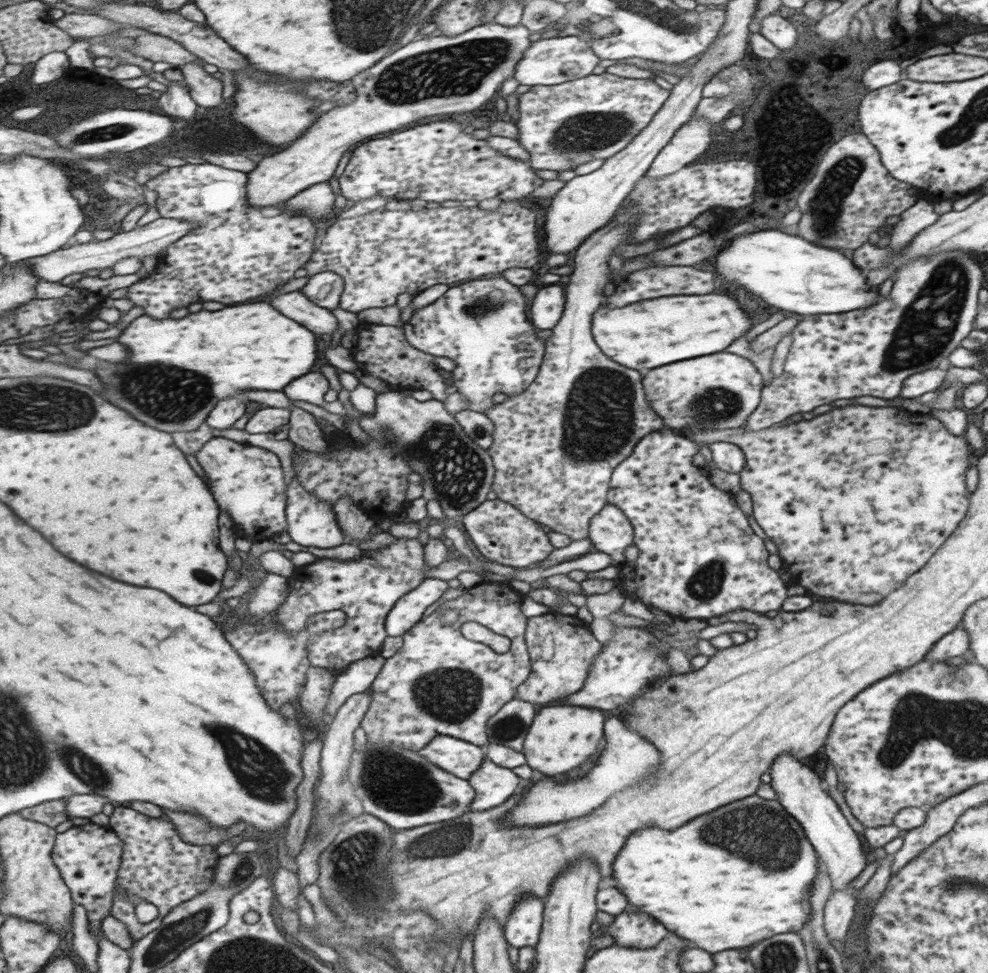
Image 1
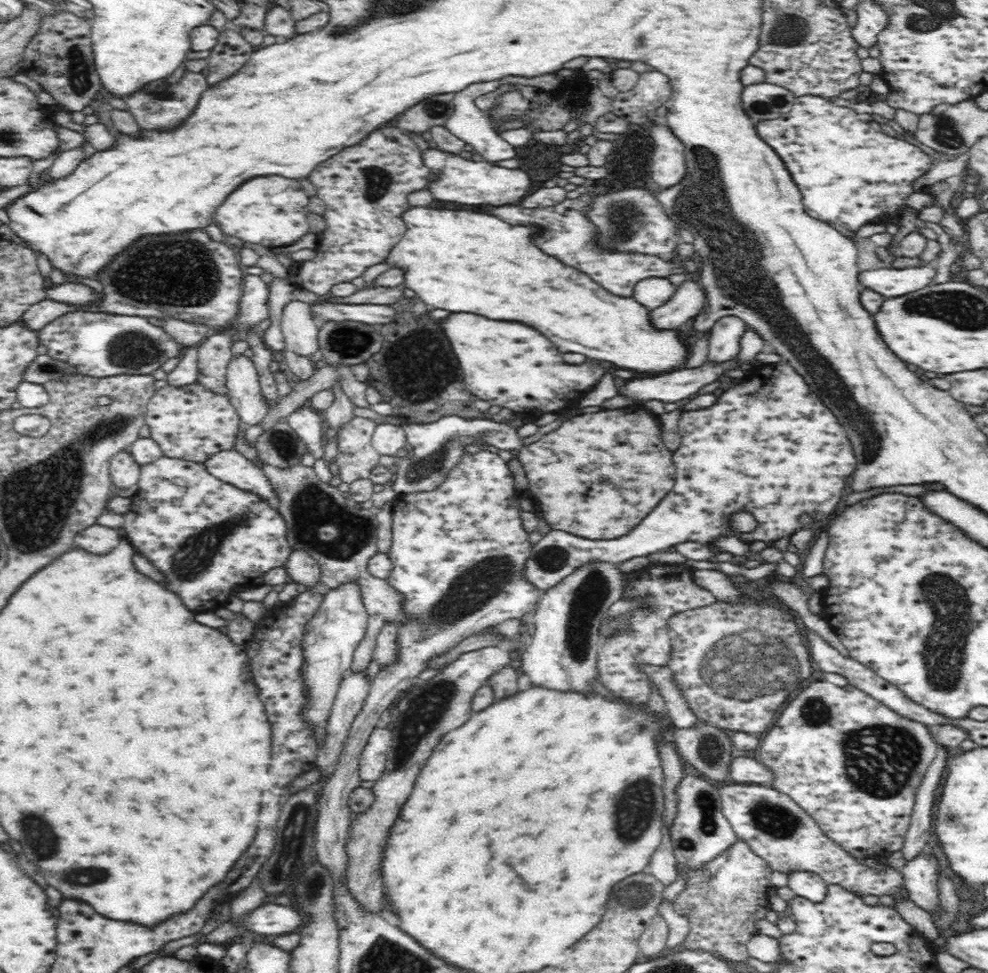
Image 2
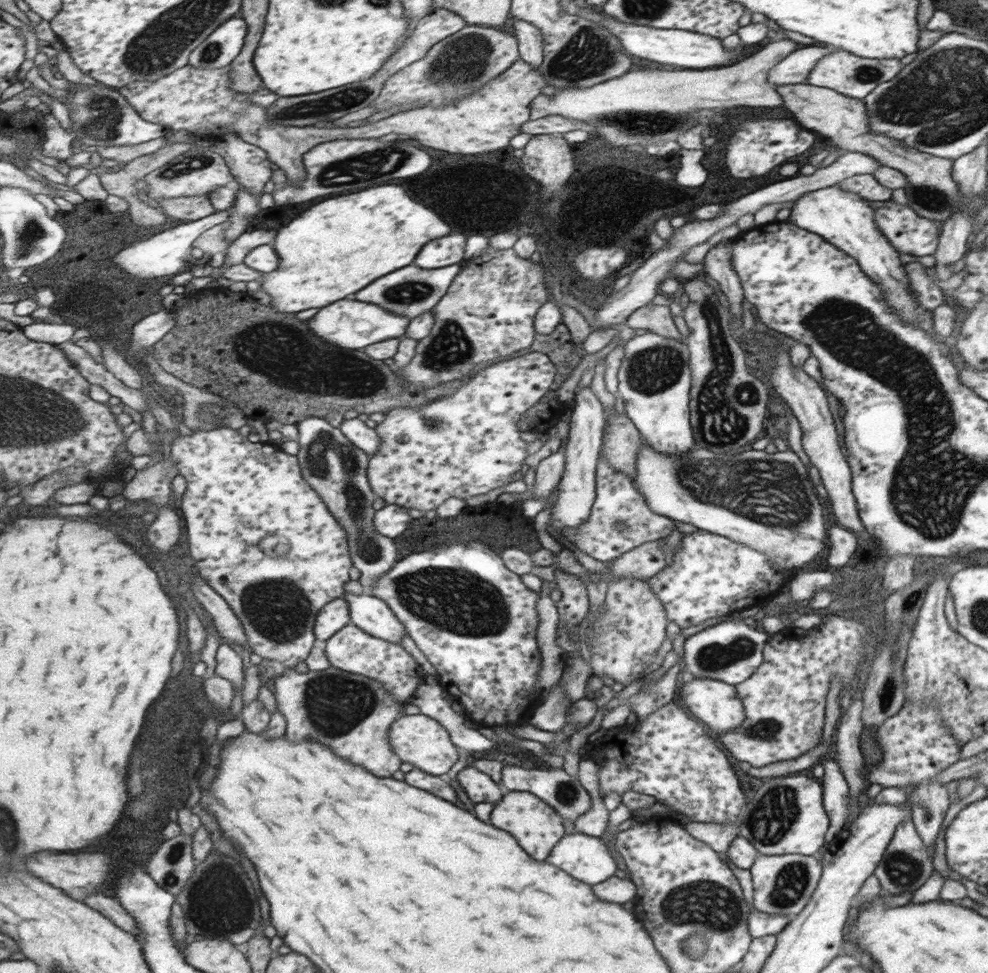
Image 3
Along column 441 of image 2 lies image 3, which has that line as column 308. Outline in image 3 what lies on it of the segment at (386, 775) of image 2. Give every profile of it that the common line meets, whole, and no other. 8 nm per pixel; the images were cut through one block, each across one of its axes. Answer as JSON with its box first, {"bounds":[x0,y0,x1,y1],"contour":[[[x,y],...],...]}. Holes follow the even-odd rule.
{"bounds":[275,666,406,778],"contour":[[[333,666],[321,672],[309,669],[305,673],[289,668],[278,676],[275,689],[276,708],[280,709],[283,716],[287,718],[286,734],[291,742],[303,742],[311,738],[311,740],[327,744],[335,754],[339,754],[347,762],[363,766],[377,778],[389,778],[399,768],[400,756],[391,752],[387,729],[391,722],[403,715],[406,702],[397,702],[393,694],[389,694],[385,686],[381,686],[381,682],[361,676],[361,674],[347,673]]]}

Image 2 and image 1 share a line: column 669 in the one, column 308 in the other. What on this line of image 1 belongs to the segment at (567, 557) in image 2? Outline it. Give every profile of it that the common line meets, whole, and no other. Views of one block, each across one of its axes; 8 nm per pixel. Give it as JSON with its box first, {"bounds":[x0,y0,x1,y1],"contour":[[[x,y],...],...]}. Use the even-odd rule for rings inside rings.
{"bounds":[287,464,347,548],"contour":[[[293,464],[294,476],[291,477],[291,483],[288,485],[288,506],[287,514],[289,516],[288,533],[293,542],[301,546],[315,546],[315,548],[335,548],[347,542],[341,530],[340,520],[337,518],[334,506],[329,502],[321,502],[317,494],[311,494],[305,484],[301,482],[296,465]]]}

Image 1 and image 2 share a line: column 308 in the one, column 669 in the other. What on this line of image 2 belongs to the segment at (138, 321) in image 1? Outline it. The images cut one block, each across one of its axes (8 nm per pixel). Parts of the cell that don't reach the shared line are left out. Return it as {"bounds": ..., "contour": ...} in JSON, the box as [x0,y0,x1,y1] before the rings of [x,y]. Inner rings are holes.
{"bounds":[385,206,693,374],"contour":[[[428,206],[408,208],[403,214],[403,221],[407,231],[385,262],[394,267],[406,267],[404,285],[414,290],[416,300],[431,306],[434,312],[472,312],[492,320],[522,322],[554,342],[560,352],[578,352],[592,360],[610,362],[636,374],[670,374],[688,366],[693,342],[686,342],[678,328],[656,328],[650,320],[651,309],[640,306],[633,296],[616,296],[604,290],[590,275],[544,254],[530,242],[528,228],[504,224],[486,214]]]}

